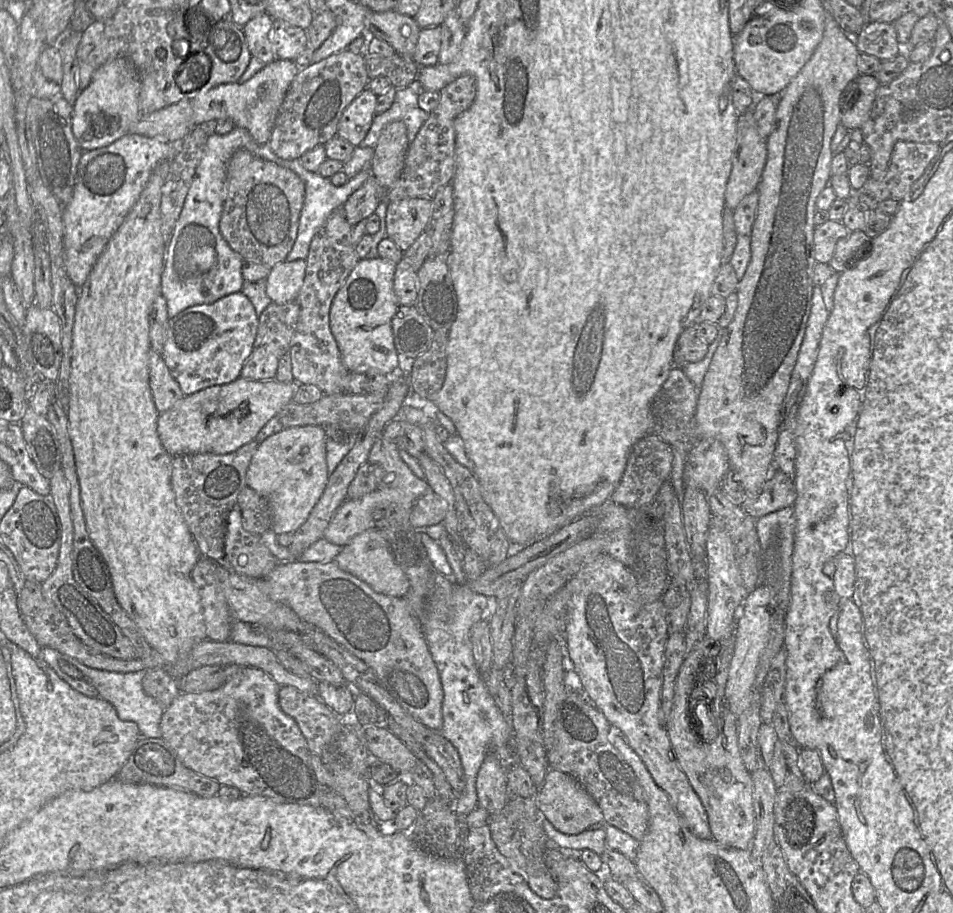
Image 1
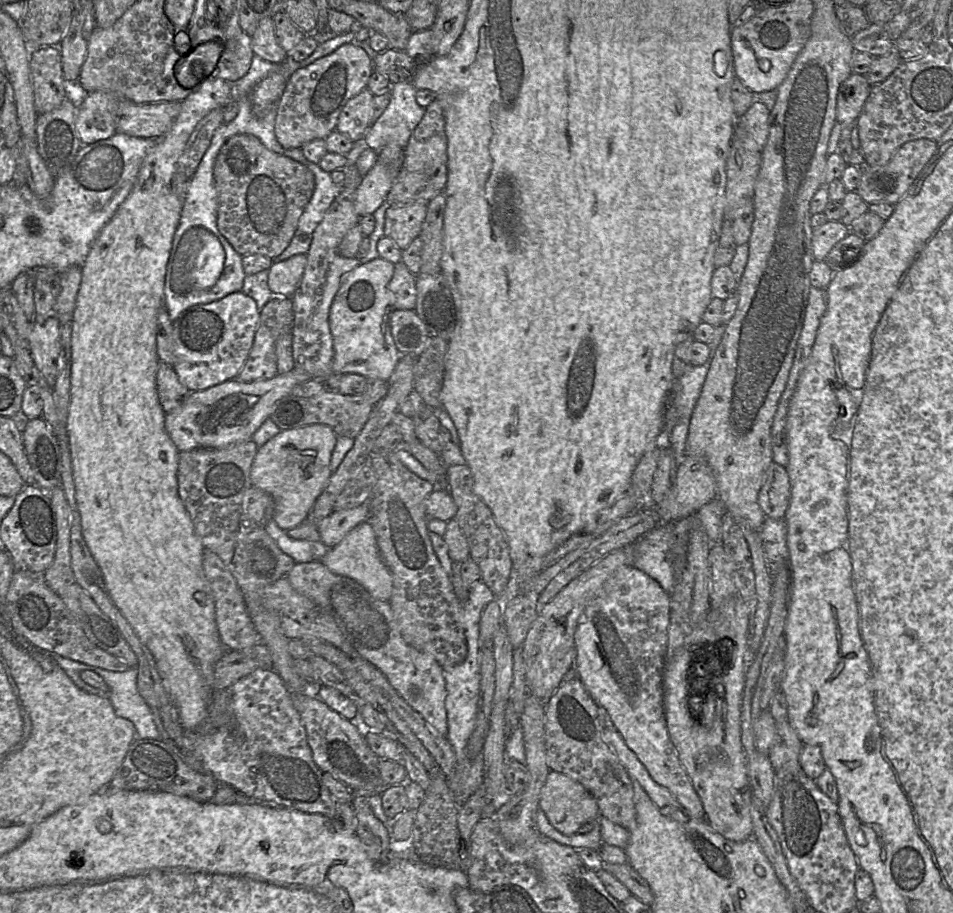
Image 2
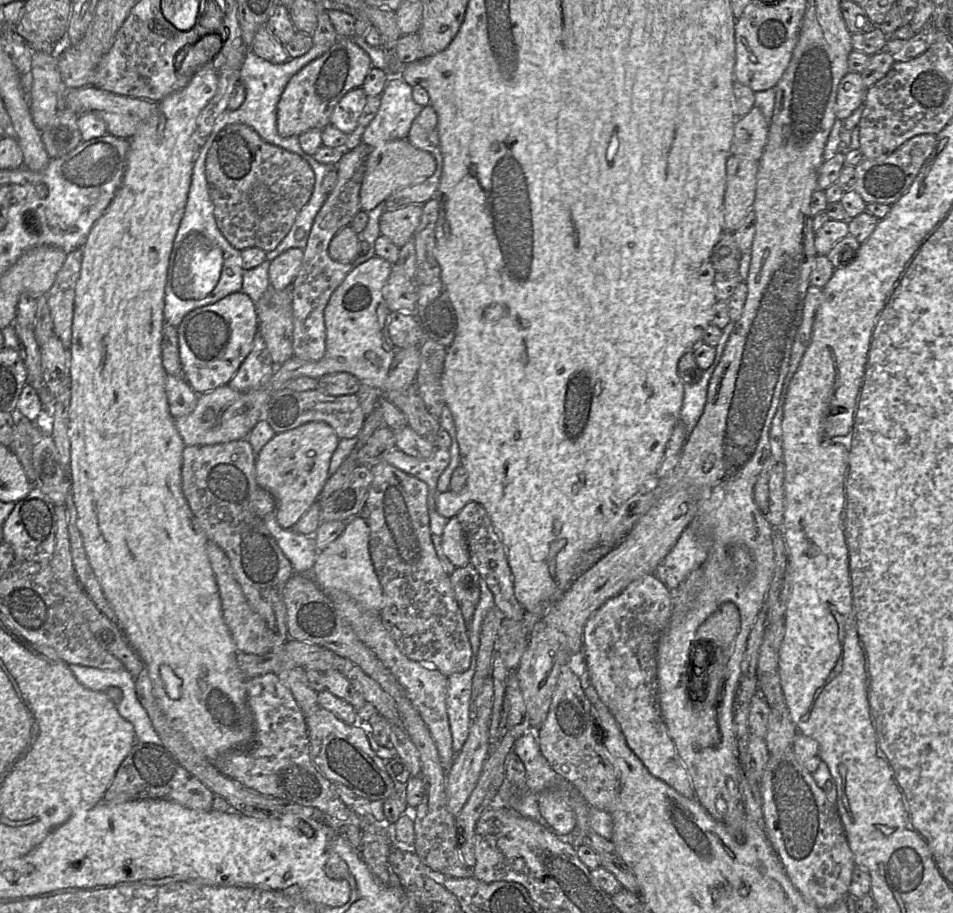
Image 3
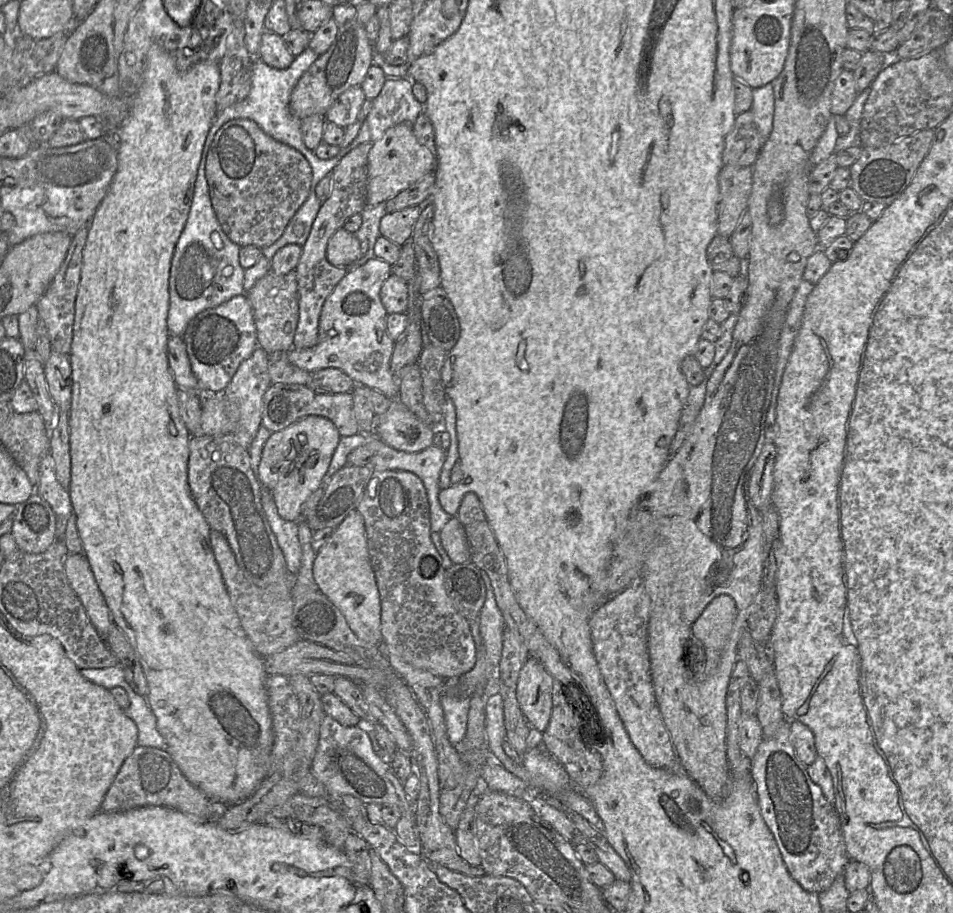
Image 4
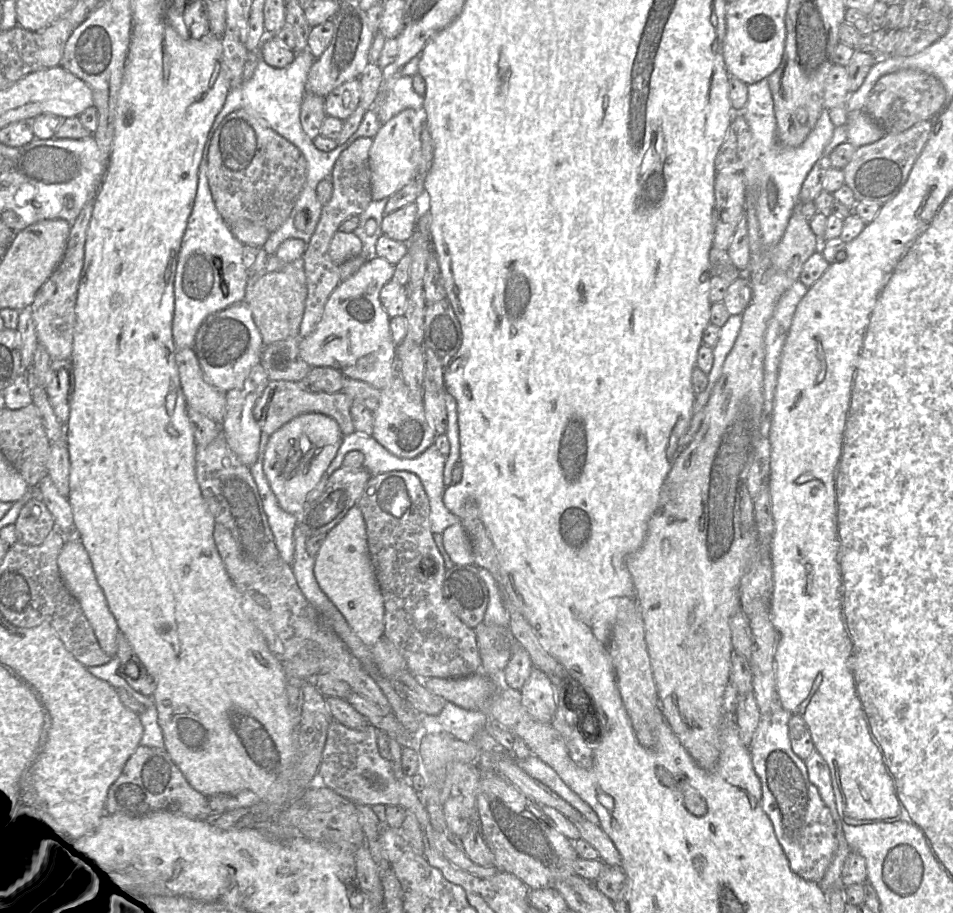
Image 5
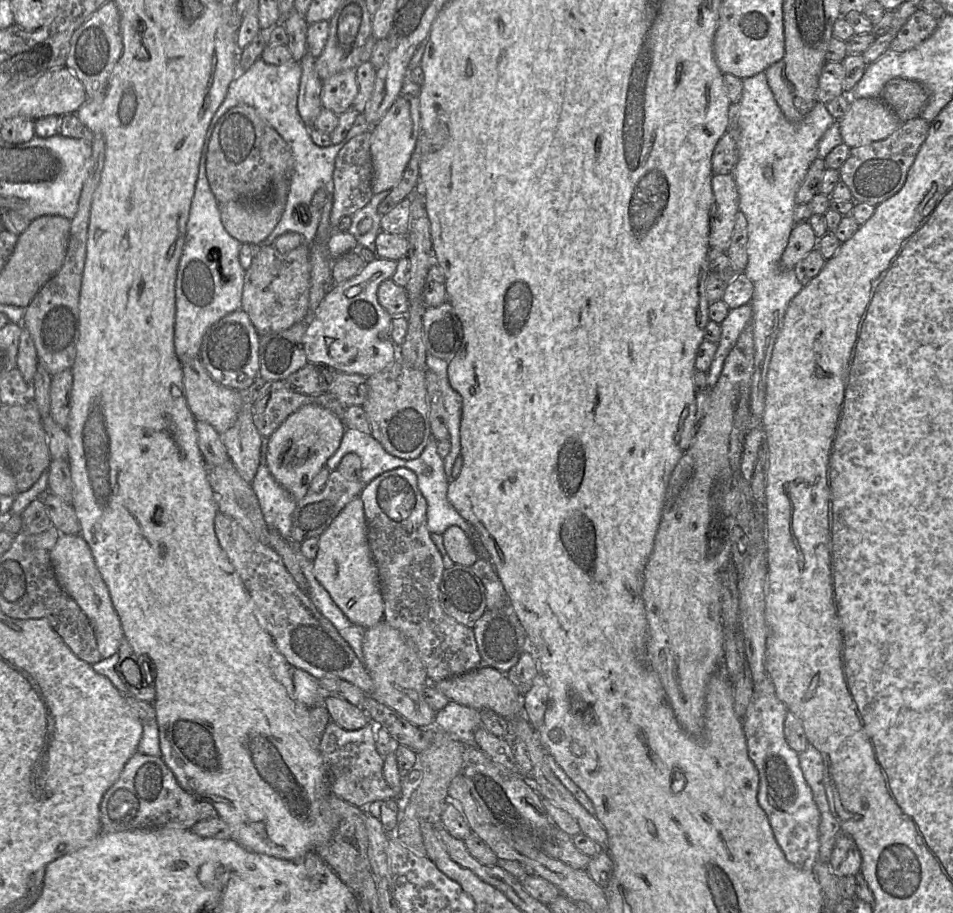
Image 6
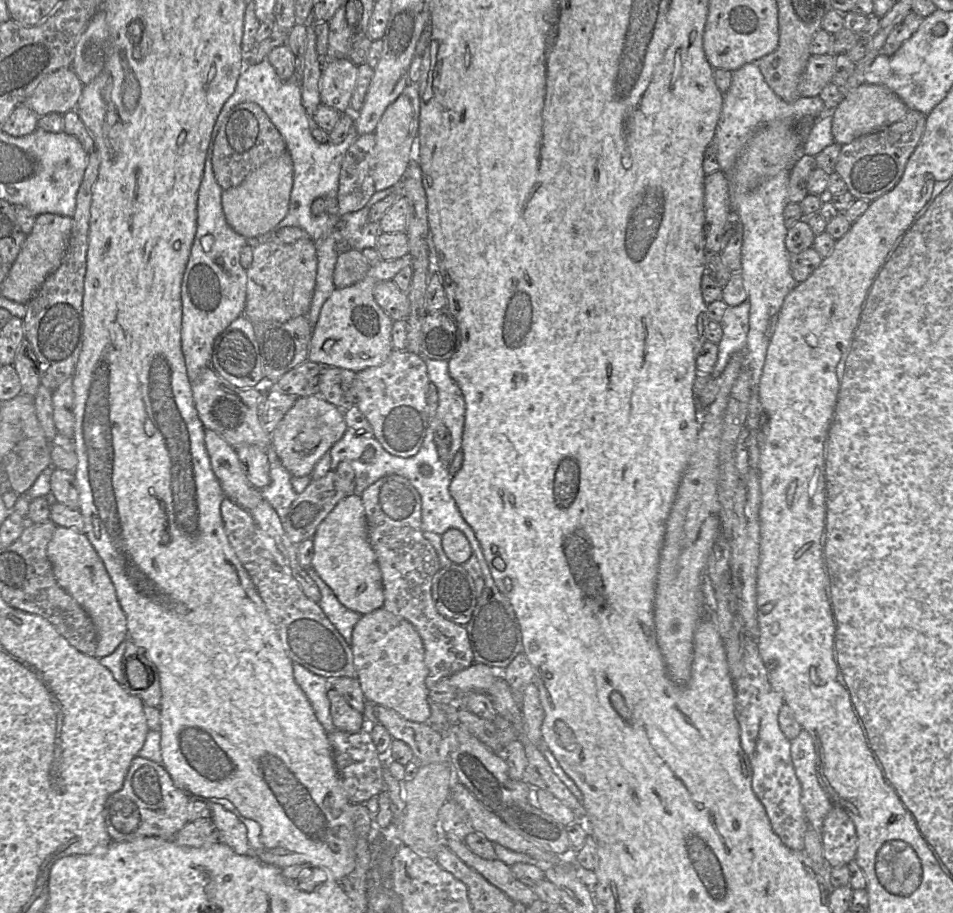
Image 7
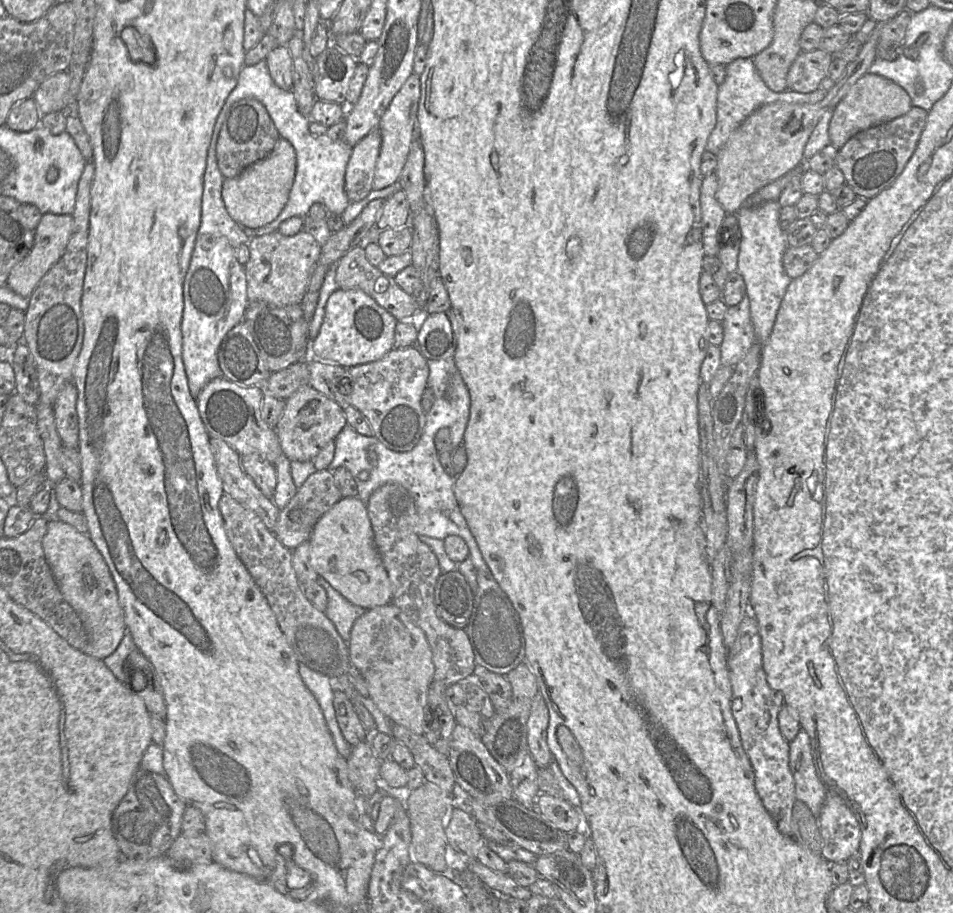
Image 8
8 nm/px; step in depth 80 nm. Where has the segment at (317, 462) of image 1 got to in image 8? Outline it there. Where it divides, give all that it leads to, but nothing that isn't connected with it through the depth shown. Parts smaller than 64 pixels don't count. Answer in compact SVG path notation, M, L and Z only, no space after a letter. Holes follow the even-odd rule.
M306 385L286 400L284 412L274 429L283 455L290 461L308 461L313 460L328 442L335 440L346 425L344 409L312 386Z

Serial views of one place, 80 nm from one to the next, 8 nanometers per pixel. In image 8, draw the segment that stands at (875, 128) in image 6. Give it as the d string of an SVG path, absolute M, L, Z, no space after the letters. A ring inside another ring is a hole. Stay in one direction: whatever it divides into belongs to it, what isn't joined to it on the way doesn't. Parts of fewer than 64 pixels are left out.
M867 72L833 110L828 128L831 145L839 150L857 133L901 117L912 106L909 94L901 86L892 80Z

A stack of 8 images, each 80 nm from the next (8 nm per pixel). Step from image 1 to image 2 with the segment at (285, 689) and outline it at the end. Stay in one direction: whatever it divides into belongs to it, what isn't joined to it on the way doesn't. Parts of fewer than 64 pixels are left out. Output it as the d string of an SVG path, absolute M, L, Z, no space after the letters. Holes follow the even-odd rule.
M291 692L291 700L306 730L307 741L318 768L343 782L354 795L381 796L389 786L380 776L378 767L380 758L368 746L364 729L358 729L315 696L304 692Z

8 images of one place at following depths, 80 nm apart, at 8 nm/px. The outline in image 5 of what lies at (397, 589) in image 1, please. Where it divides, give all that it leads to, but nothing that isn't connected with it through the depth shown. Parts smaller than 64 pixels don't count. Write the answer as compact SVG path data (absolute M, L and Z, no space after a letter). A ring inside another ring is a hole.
M358 504L354 505L341 521L326 534L326 538L315 556L314 575L330 601L344 616L353 632L368 647L372 647L384 635L384 603L371 562L366 525Z

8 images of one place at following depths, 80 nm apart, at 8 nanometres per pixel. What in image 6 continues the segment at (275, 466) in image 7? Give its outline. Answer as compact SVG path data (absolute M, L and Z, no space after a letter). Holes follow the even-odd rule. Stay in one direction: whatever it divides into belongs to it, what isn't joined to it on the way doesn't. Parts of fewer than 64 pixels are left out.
M262 437L260 464L250 483L255 491L266 524L290 540L292 514L297 502L272 476L267 466L268 439Z

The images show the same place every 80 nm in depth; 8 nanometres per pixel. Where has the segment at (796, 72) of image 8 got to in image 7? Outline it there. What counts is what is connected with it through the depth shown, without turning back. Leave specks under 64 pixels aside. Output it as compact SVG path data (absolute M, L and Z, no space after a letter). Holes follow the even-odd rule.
M834 54L811 55L798 84L800 96L819 96L823 88L832 81L835 66Z

